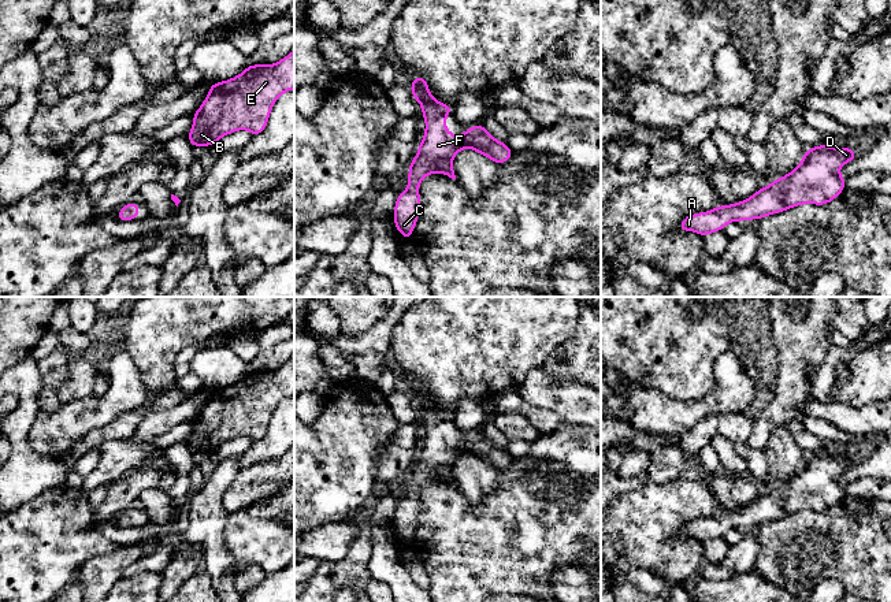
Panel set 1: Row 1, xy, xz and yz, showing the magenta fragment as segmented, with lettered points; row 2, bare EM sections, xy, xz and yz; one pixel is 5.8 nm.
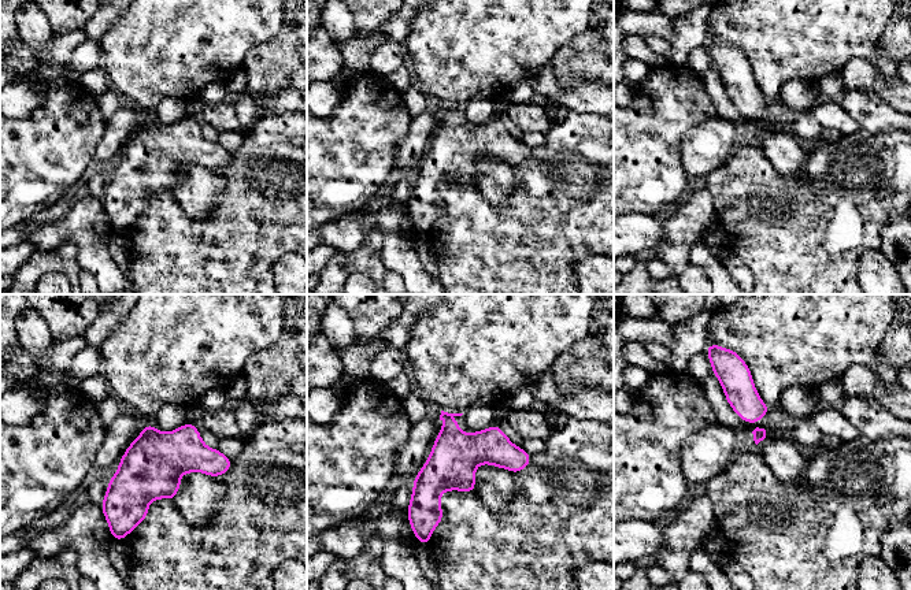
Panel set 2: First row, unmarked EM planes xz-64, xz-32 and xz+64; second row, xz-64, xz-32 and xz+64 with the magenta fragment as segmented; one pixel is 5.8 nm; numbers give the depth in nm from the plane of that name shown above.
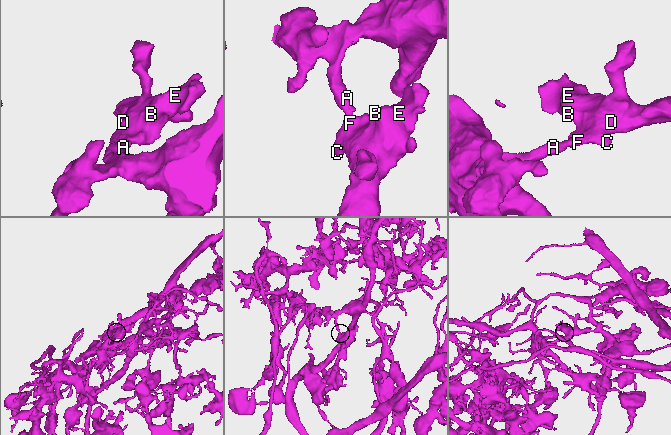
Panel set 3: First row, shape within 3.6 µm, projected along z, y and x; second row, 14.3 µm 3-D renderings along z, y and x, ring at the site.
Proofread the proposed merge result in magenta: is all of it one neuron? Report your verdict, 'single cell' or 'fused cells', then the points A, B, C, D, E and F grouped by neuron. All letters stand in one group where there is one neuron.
single cell; A B C D E F

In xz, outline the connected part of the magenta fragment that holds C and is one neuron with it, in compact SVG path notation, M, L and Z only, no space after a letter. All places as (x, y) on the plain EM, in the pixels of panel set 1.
M419 382L411 387L409 395L416 409L422 410L426 436L417 460L408 472L408 493L397 502L393 517L396 535L405 547L411 545L419 525L419 491L423 484L438 479L456 486L453 464L467 454L472 454L495 471L506 469L513 461L513 457L505 449L497 447L482 431L467 435L461 442L449 439L446 423L453 419L453 413L431 402L424 383Z

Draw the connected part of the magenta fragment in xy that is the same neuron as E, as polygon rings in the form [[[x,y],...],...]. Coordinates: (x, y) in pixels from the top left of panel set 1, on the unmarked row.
[[[294,356],[274,371],[250,371],[234,384],[211,390],[207,405],[193,420],[189,450],[205,454],[237,436],[259,442],[278,404],[293,395]]]

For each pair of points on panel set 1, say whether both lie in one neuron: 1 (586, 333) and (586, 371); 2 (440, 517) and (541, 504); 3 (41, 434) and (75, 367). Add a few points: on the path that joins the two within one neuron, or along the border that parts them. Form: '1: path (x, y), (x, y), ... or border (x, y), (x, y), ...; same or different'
1: path (586, 342), (586, 361); same
2: path (464, 517), (516, 517); same
3: border (91, 394), (62, 402); different

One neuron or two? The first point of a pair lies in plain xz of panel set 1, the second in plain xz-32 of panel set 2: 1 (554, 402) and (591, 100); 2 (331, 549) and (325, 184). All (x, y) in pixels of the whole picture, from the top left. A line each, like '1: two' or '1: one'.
1: one
2: two

